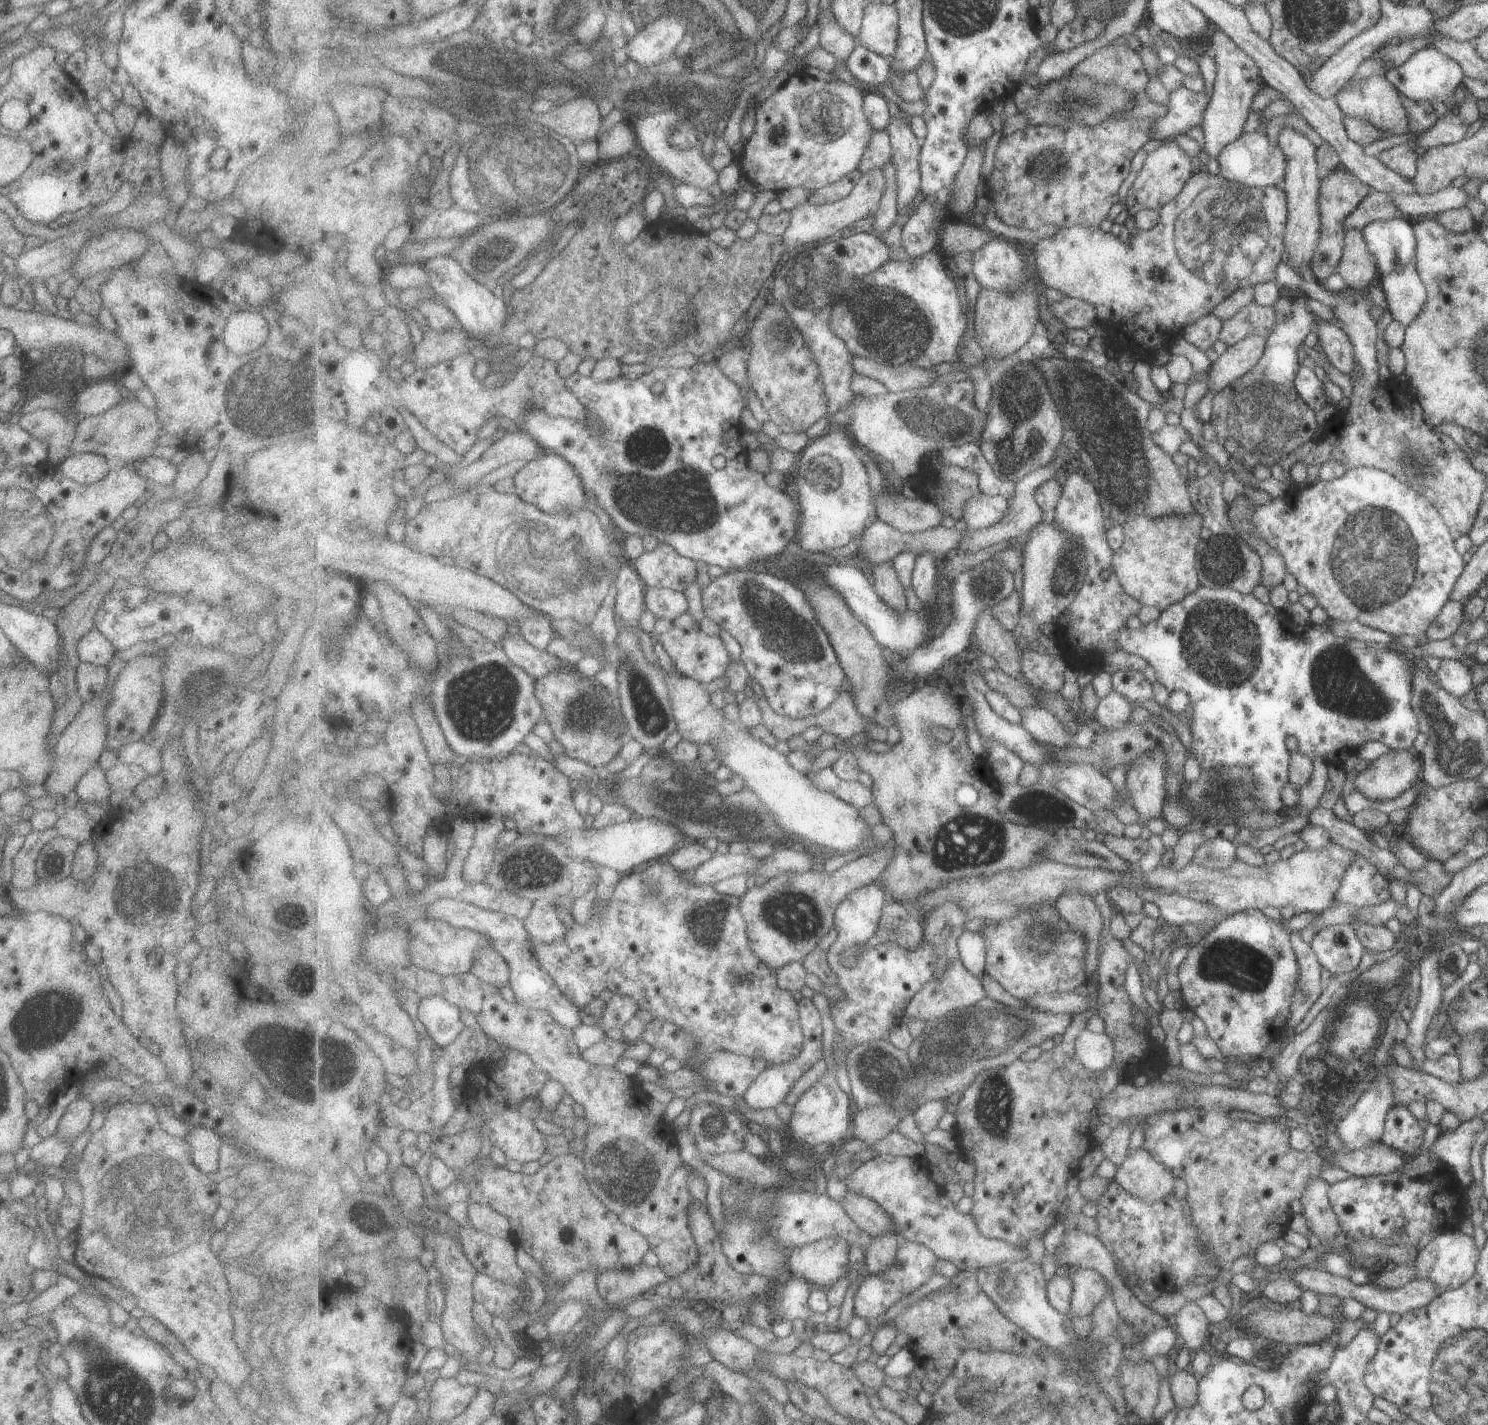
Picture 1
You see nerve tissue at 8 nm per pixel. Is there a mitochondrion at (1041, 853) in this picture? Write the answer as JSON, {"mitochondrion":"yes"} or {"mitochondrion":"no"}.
{"mitochondrion":"no"}

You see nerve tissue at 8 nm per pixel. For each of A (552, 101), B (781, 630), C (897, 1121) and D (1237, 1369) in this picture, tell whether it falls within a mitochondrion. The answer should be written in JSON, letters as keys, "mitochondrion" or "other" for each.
{"A":"other","B":"mitochondrion","C":"other","D":"other"}

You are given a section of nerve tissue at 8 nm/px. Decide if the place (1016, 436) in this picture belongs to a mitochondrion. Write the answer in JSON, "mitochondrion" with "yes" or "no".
{"mitochondrion":"yes"}

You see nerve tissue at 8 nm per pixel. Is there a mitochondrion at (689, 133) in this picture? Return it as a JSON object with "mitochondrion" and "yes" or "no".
{"mitochondrion":"yes"}

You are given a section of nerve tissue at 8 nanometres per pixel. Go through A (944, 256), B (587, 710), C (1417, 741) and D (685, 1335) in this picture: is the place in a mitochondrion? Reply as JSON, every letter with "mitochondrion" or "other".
{"A":"other","B":"mitochondrion","C":"other","D":"other"}

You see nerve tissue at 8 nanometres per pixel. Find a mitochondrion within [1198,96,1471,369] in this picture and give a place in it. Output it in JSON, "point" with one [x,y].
{"point":[1397,254]}

